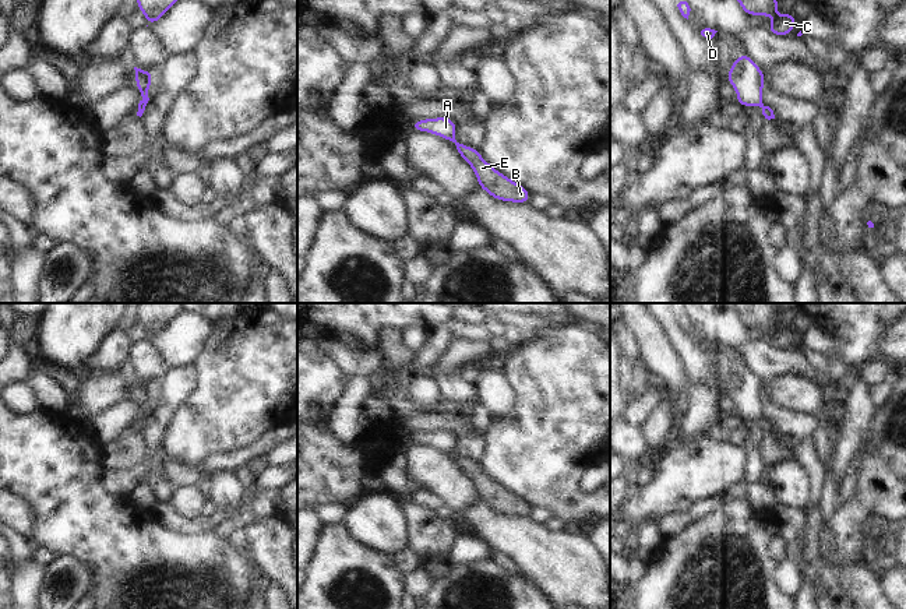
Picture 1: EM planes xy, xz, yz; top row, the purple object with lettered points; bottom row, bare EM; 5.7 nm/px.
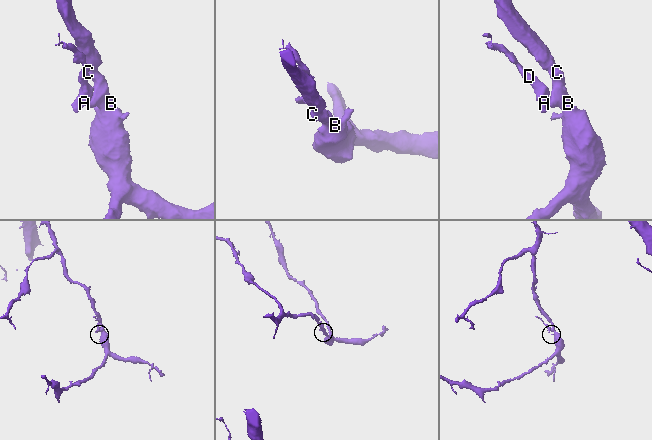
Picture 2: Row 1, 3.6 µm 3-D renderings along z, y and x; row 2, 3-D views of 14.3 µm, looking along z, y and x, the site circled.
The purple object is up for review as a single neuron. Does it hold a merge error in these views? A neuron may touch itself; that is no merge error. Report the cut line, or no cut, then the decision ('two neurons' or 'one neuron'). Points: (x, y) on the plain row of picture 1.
xz (455, 453), (452, 456) | two neurons

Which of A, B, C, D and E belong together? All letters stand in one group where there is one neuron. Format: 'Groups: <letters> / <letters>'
Groups: A D / B C E.

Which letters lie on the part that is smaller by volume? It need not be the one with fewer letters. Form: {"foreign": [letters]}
{"foreign": ["A", "D"]}

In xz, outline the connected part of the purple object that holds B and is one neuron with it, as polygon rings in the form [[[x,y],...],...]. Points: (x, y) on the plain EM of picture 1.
[[[458,454],[452,457],[465,475],[473,480],[480,501],[500,514],[528,515],[532,507],[521,497],[494,482],[483,472],[476,461],[470,461]]]

